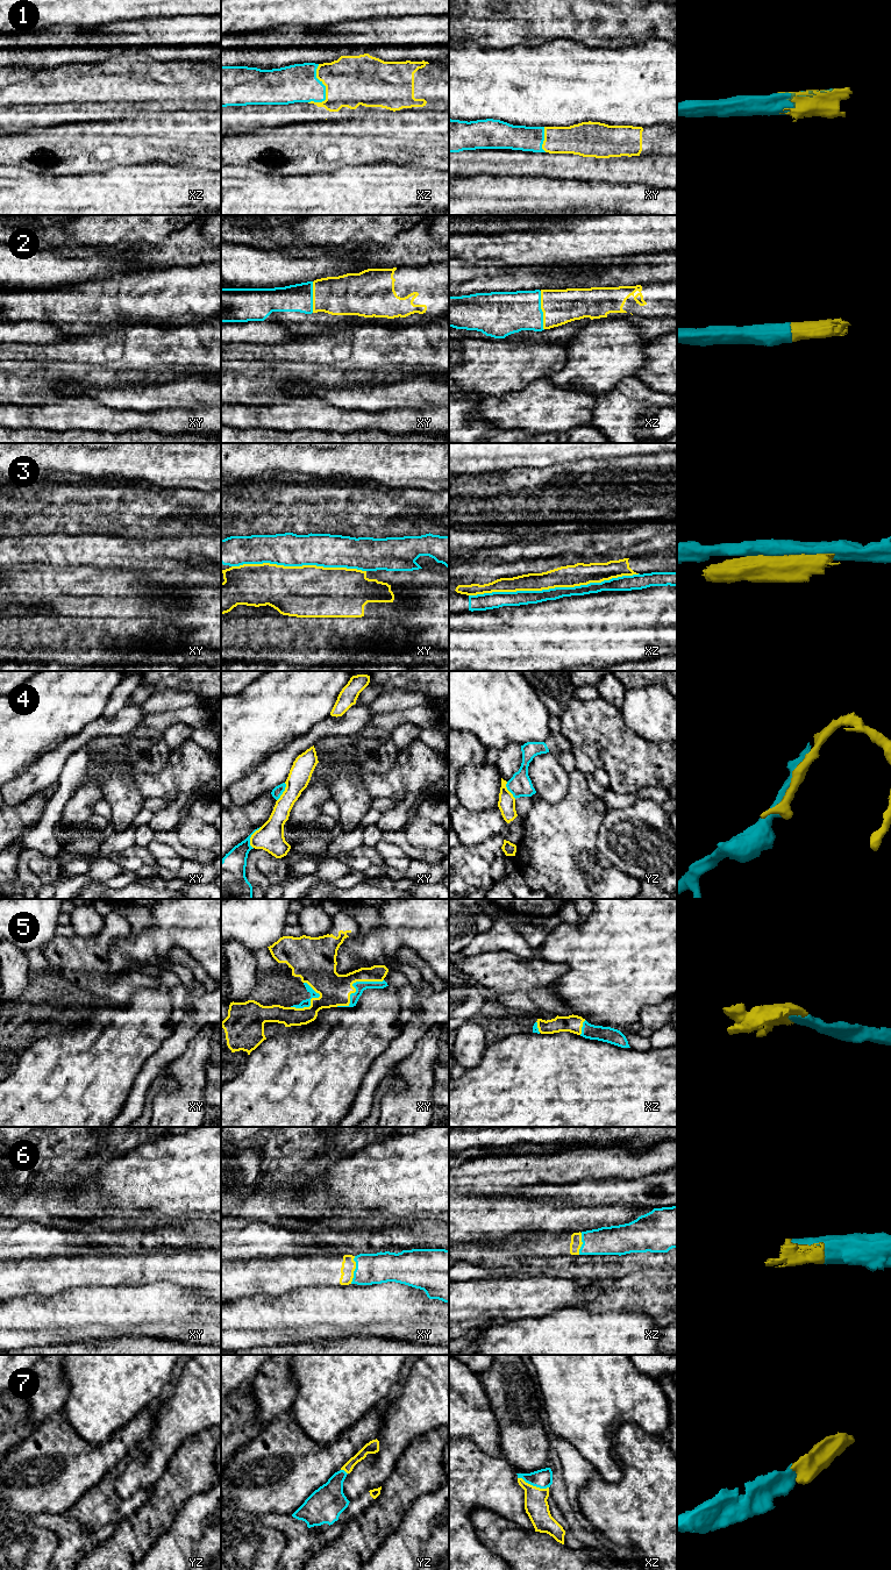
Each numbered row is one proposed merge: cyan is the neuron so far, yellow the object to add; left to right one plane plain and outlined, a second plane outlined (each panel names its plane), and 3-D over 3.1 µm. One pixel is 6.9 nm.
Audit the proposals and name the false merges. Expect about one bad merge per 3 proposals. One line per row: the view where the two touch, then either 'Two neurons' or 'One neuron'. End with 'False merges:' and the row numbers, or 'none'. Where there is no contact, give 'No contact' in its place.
1: Touches cyan in xz. One neuron
2: Touches cyan in xz. One neuron
3: Touches cyan in xz. Two neurons
4: Touches cyan in xy. Two neurons
5: Touches cyan in xy. One neuron
6: Touches cyan in xy. One neuron
7: Touches cyan in xz. One neuron
False merges: 3, 4

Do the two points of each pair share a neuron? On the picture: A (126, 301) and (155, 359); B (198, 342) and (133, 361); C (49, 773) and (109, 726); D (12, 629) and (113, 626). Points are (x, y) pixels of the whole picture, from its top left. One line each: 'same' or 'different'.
A: different
B: same
C: same
D: same

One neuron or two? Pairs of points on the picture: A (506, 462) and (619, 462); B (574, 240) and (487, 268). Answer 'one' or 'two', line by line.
A: two
B: two

